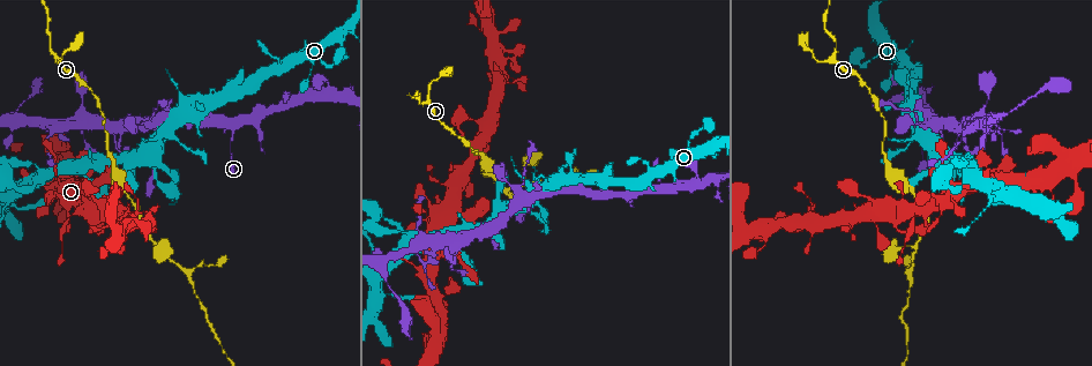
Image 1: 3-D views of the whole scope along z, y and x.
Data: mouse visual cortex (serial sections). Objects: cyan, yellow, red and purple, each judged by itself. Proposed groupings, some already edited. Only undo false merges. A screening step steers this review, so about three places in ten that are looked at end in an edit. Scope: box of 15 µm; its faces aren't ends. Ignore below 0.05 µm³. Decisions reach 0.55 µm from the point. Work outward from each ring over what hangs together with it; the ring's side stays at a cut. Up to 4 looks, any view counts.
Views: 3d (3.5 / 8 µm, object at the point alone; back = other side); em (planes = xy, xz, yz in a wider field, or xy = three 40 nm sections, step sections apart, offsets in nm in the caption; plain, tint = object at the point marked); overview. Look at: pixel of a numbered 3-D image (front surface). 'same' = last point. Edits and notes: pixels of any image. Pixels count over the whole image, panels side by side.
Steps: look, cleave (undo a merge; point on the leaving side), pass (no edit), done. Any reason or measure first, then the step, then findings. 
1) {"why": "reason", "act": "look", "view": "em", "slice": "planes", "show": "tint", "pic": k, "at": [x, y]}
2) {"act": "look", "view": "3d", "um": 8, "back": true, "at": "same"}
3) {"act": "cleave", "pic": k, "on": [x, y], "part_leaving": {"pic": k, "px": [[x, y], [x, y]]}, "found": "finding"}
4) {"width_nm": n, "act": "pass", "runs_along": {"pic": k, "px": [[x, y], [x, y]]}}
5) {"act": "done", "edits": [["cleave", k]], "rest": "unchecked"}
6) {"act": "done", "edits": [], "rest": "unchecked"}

{"why": "four arms meet", "act": "look", "view": "3d", "um": 3.5, "pic": 1, "at": [38, 181]}

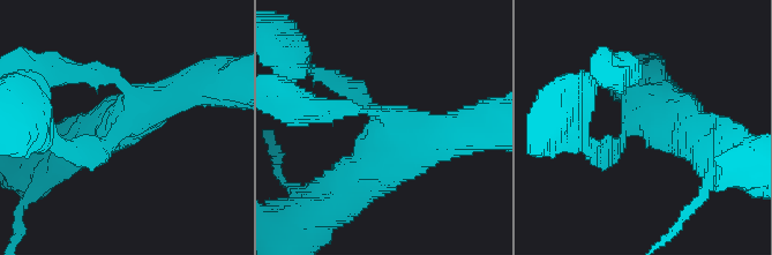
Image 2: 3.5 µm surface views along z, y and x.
{"why": "shape alone is not enough", "act": "look", "view": "em", "slice": "planes", "show": "tint", "pic": 2, "at": [134, 118]}

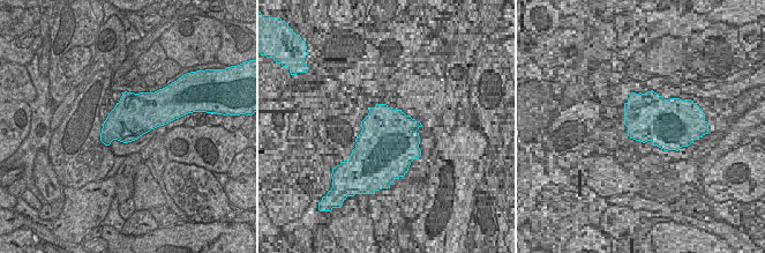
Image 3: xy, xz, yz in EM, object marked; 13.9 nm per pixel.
{"arms": 4, "arm_widths_nm": [150, 150, 500, 600], "act": "pass", "runs_along": {"pic": 2, "px": [[469, 130], [402, 142], [349, 189]]}, "found": "continuous, no second cell"}

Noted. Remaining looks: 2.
{"why": "arms part here", "act": "look", "view": "3d", "um": 8, "back": true, "pic": 1, "at": [429, 241]}

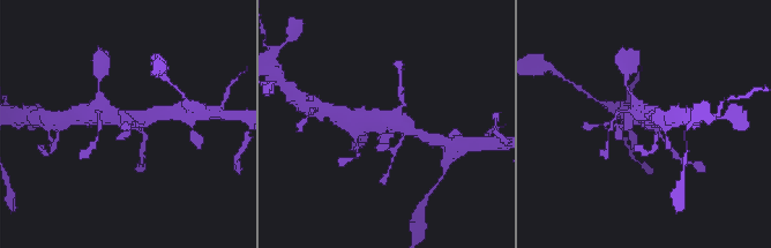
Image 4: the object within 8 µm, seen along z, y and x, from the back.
{"why": "shape alone is not enough", "act": "look", "view": "em", "slice": "xy", "step": 5, "show": "tint", "pic": 4, "at": [387, 118]}

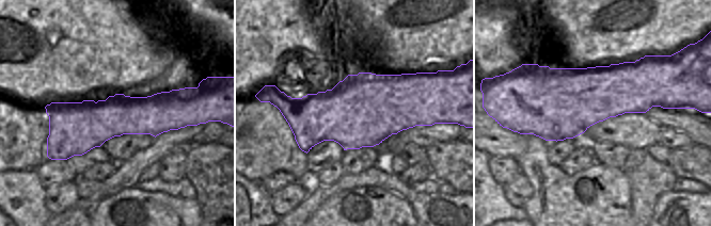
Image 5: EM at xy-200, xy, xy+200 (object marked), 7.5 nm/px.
{"width_nm": 550, "act": "pass", "runs_along": {"pic": 4, "px": [[353, 120], [380, 118], [417, 133]]}, "found": "all the same cell"}

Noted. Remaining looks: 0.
{"act": "done", "edits": [], "rest": "unchecked"}

